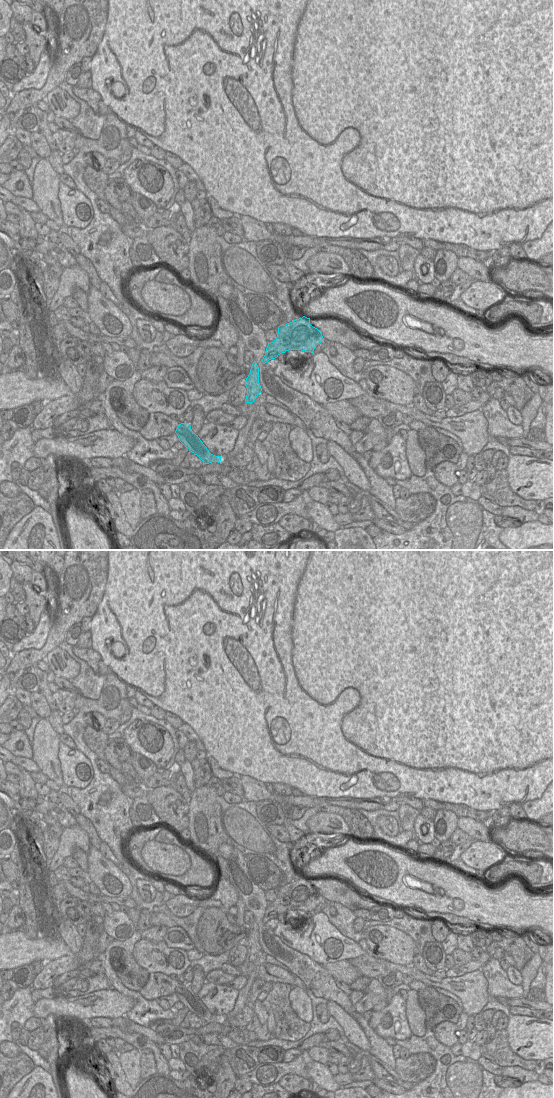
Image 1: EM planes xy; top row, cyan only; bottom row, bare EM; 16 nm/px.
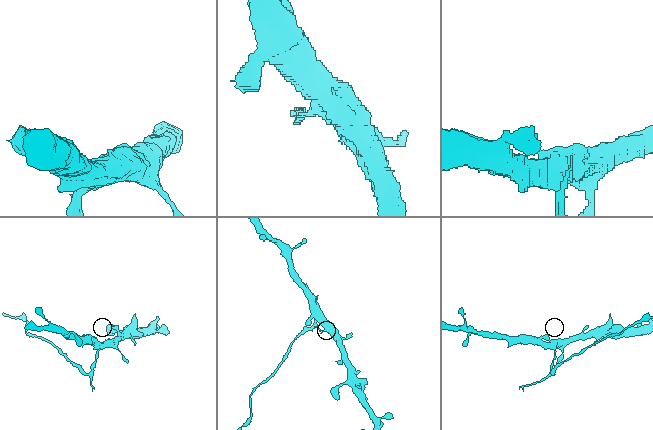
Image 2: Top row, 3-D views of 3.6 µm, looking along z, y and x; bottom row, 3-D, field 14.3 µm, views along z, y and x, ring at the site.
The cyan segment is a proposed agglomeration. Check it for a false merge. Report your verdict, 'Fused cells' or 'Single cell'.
Fused cells

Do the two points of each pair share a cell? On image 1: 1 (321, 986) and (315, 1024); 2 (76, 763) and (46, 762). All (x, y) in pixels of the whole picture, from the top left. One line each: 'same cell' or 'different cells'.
1: different cells
2: different cells

